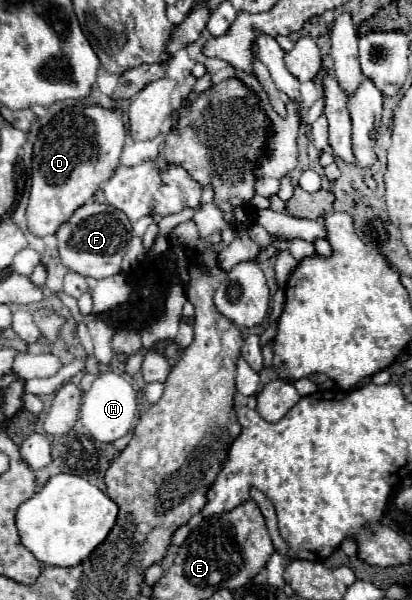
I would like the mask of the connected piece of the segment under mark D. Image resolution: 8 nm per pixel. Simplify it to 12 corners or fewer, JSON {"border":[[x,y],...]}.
{"border":[[116,106],[64,108],[34,144],[28,230],[54,234],[120,164]]}

